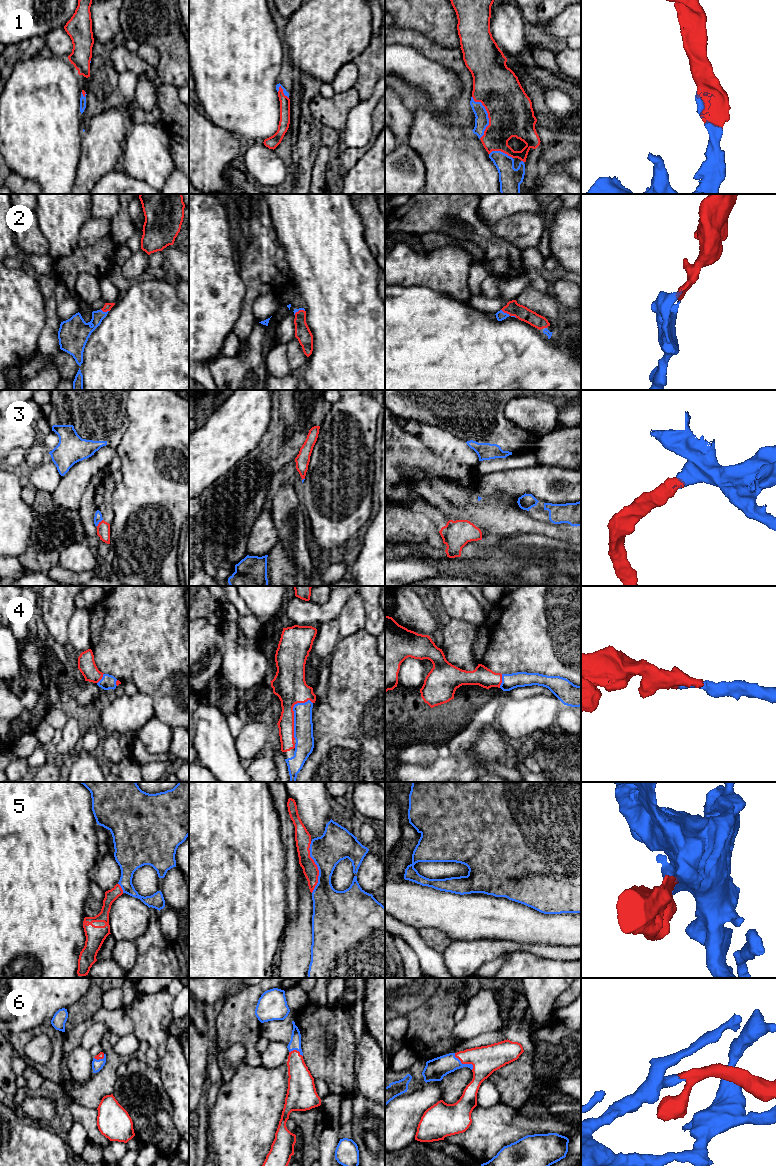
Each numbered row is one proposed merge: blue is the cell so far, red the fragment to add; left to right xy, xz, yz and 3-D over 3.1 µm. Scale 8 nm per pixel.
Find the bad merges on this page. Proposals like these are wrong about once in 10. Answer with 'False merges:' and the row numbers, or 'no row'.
False merges: no row

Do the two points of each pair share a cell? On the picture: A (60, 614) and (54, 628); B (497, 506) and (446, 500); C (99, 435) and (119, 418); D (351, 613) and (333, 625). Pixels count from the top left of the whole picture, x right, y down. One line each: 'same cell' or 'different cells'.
A: same cell
B: same cell
C: same cell
D: different cells

